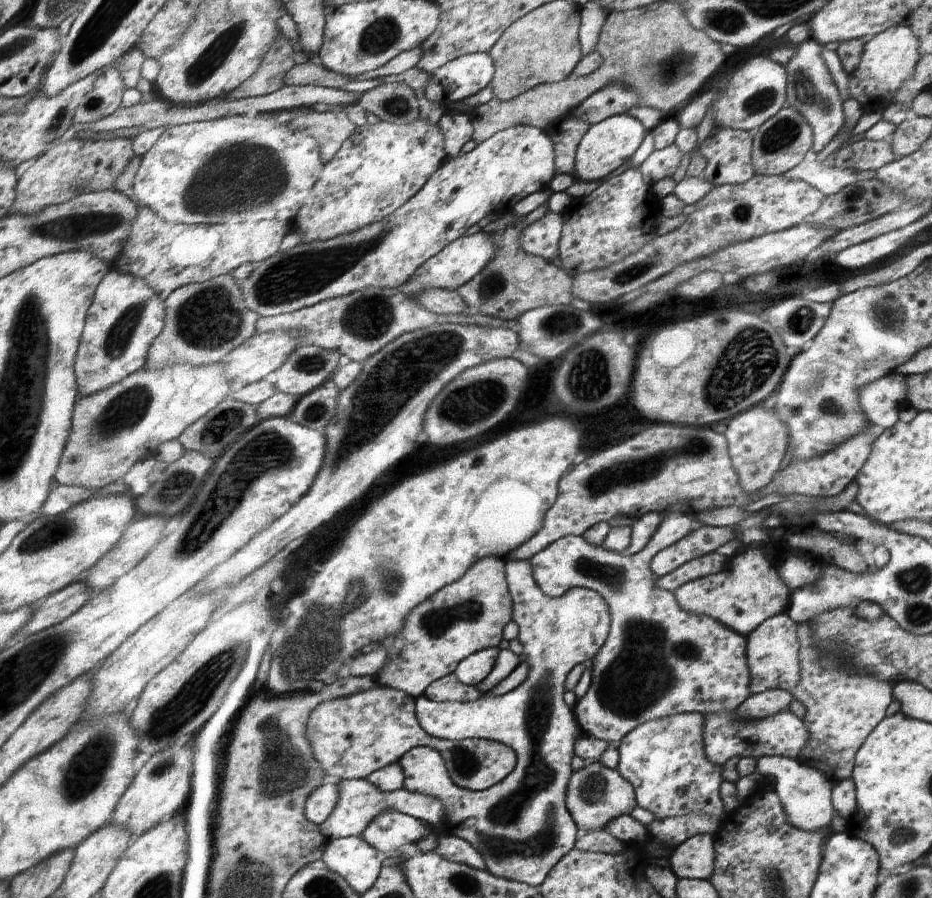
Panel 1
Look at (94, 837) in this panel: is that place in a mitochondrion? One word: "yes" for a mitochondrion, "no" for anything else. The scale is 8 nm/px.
no

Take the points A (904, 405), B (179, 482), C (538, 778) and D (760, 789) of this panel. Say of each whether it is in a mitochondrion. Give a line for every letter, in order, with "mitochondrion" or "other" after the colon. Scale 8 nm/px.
A: other
B: mitochondrion
C: mitochondrion
D: other

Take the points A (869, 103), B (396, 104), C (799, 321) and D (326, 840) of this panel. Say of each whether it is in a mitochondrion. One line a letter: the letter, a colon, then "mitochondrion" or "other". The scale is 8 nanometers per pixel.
A: other
B: mitochondrion
C: mitochondrion
D: other

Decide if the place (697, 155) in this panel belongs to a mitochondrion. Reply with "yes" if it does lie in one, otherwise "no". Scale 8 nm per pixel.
no

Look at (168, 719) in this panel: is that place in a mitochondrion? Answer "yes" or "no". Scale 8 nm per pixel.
yes

